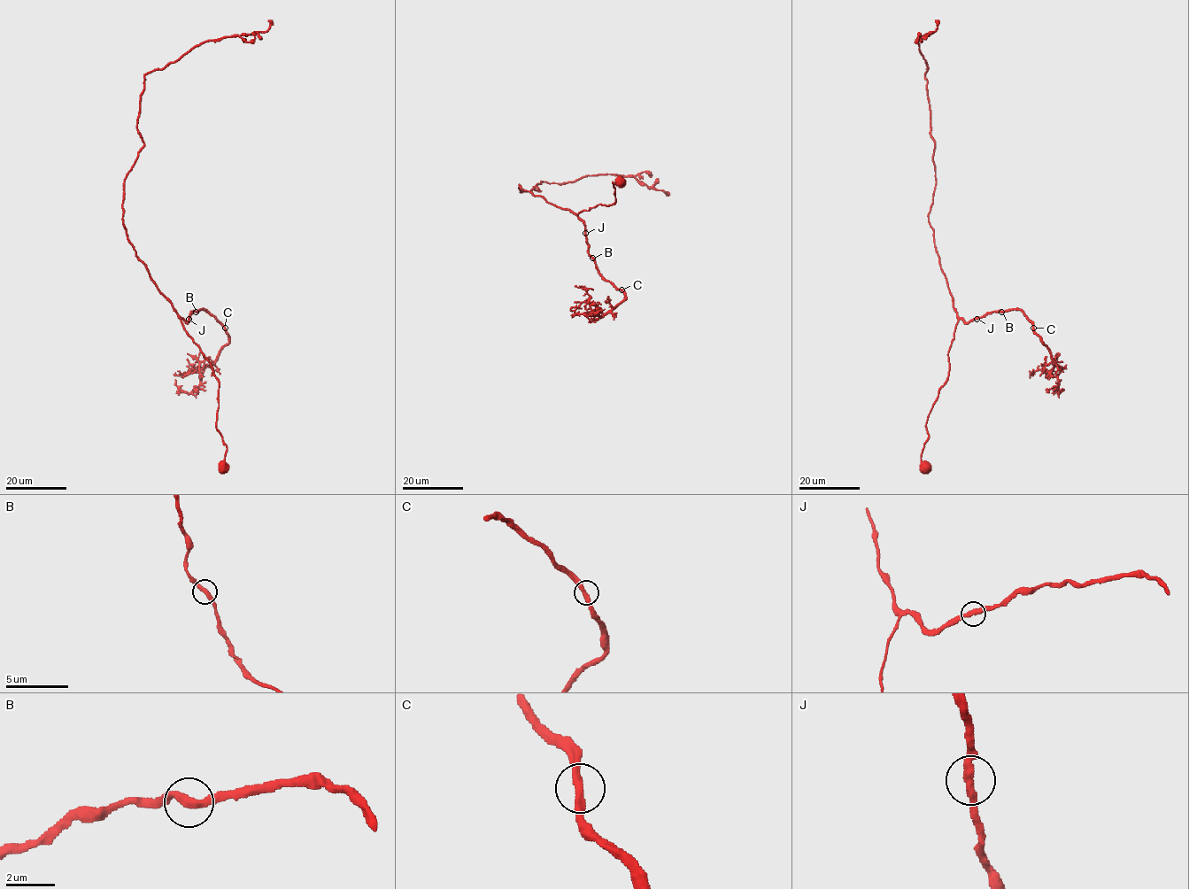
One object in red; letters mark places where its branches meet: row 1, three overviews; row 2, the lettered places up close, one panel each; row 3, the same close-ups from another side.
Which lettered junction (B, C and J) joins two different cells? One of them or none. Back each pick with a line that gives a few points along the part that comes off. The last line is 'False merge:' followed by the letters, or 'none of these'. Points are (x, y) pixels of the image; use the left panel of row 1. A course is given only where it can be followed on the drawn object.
False merge: none of these

